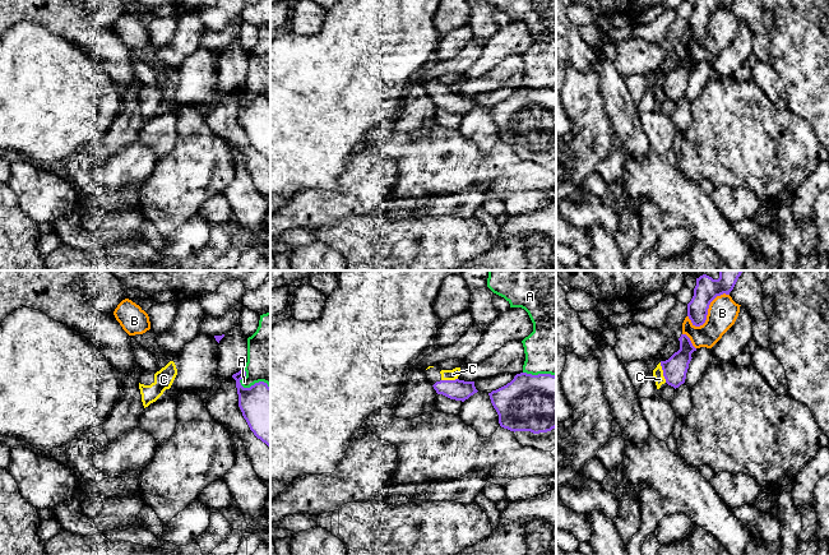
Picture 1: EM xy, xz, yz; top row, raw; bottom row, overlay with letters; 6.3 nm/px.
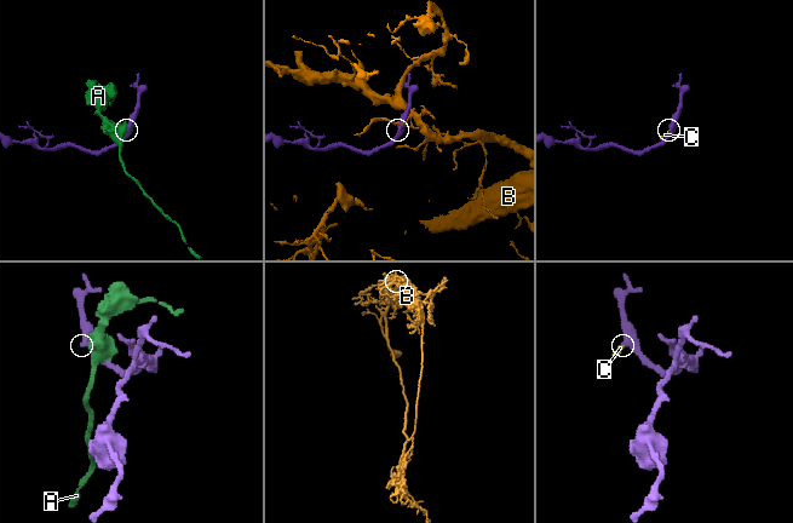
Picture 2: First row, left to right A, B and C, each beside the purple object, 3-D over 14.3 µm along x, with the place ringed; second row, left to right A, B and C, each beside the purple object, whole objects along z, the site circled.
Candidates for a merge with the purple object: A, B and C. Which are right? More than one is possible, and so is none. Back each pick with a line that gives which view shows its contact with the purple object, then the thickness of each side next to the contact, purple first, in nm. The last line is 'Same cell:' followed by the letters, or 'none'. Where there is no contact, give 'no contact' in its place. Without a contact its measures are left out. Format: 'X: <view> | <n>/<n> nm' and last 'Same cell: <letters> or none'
C: yz | 150/70 nm
Same cell: C

